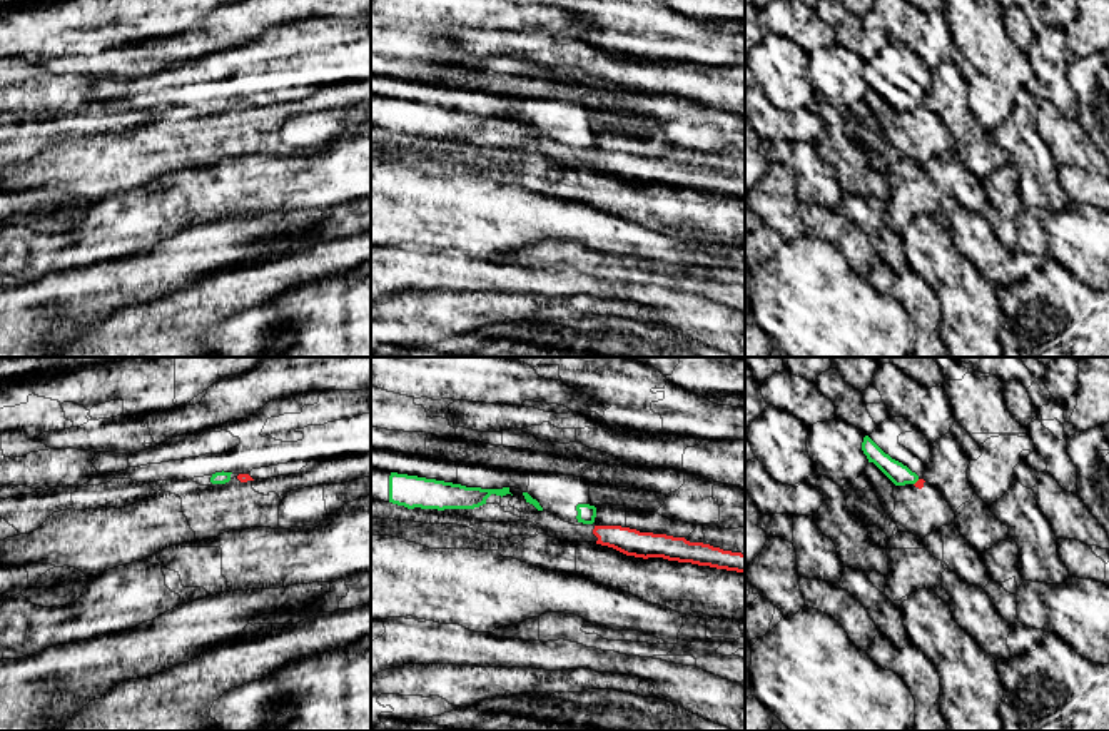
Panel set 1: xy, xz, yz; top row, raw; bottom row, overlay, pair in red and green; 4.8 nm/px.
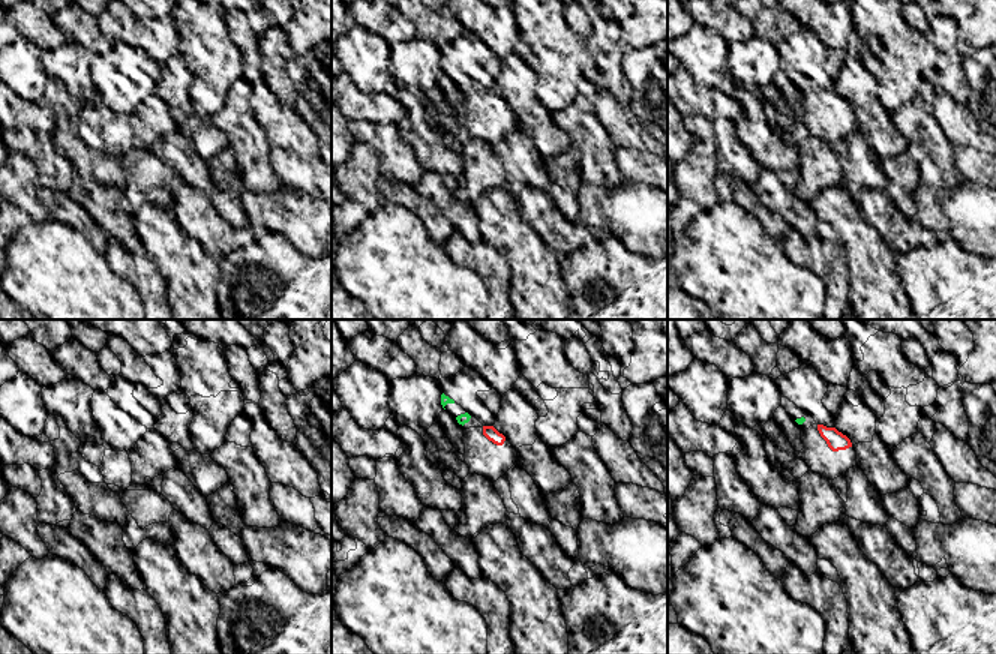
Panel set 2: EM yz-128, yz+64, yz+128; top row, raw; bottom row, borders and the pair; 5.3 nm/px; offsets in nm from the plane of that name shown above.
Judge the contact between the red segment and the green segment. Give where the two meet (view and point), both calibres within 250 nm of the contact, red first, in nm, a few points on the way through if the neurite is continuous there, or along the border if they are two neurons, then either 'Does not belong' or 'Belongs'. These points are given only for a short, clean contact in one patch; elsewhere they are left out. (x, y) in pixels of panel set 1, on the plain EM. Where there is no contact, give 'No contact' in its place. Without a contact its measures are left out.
Touches red at yz (916, 109). Thickness 40 nm (red) against 100 nm. Boundary: yz (919, 105), (914, 110). Does not belong

